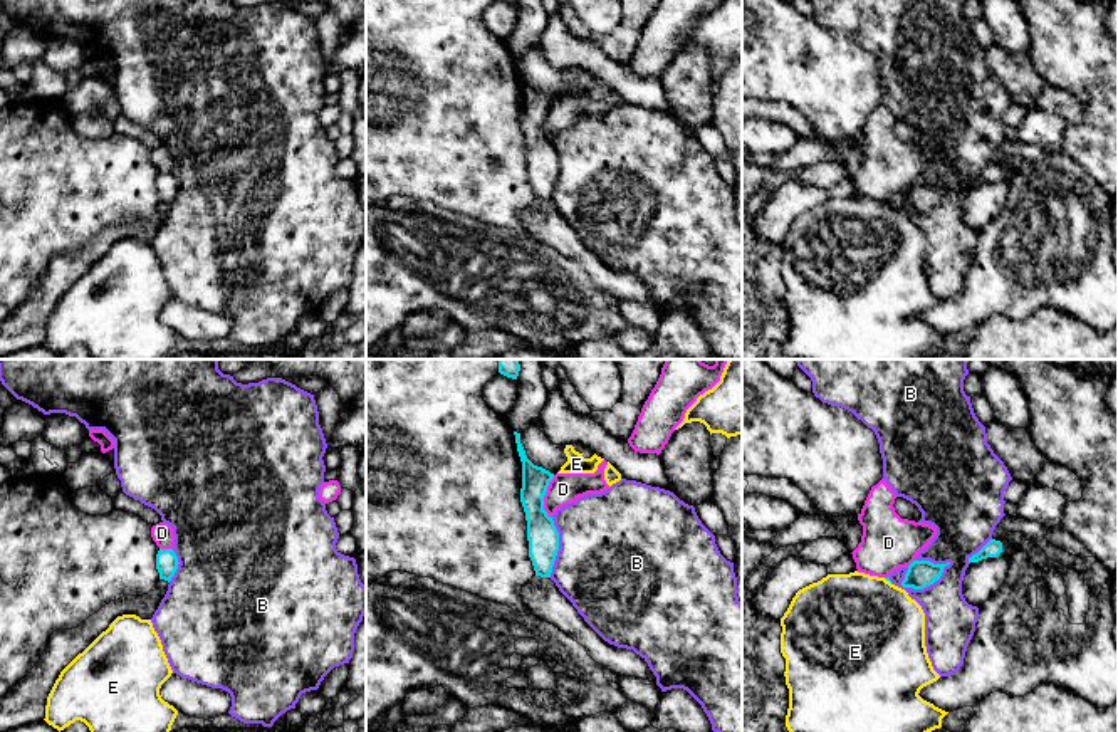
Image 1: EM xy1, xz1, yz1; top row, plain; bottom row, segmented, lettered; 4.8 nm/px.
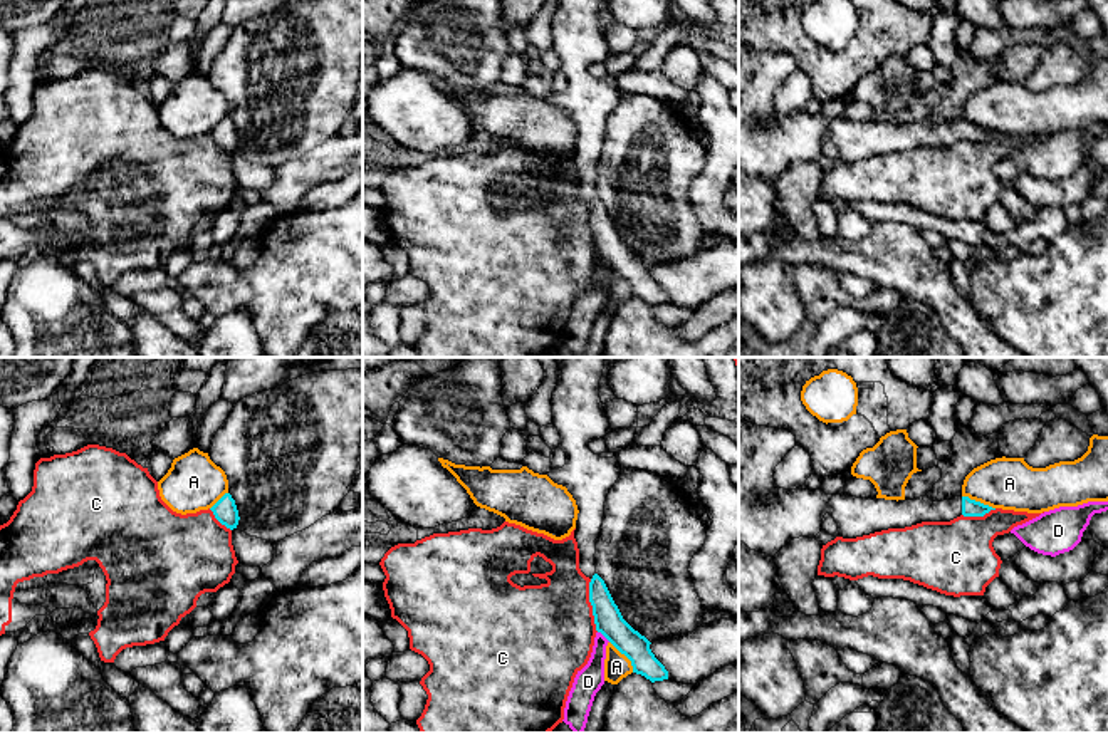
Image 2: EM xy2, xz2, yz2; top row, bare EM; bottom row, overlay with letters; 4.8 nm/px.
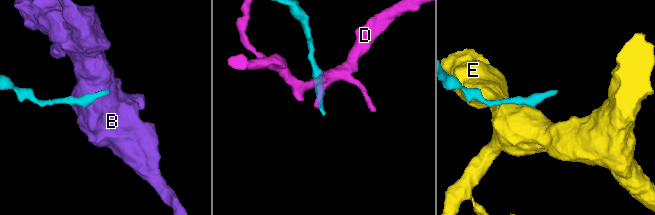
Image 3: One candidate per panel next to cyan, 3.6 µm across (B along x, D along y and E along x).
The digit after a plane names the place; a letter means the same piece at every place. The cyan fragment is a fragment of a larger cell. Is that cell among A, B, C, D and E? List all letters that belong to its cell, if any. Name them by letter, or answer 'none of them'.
none of them

